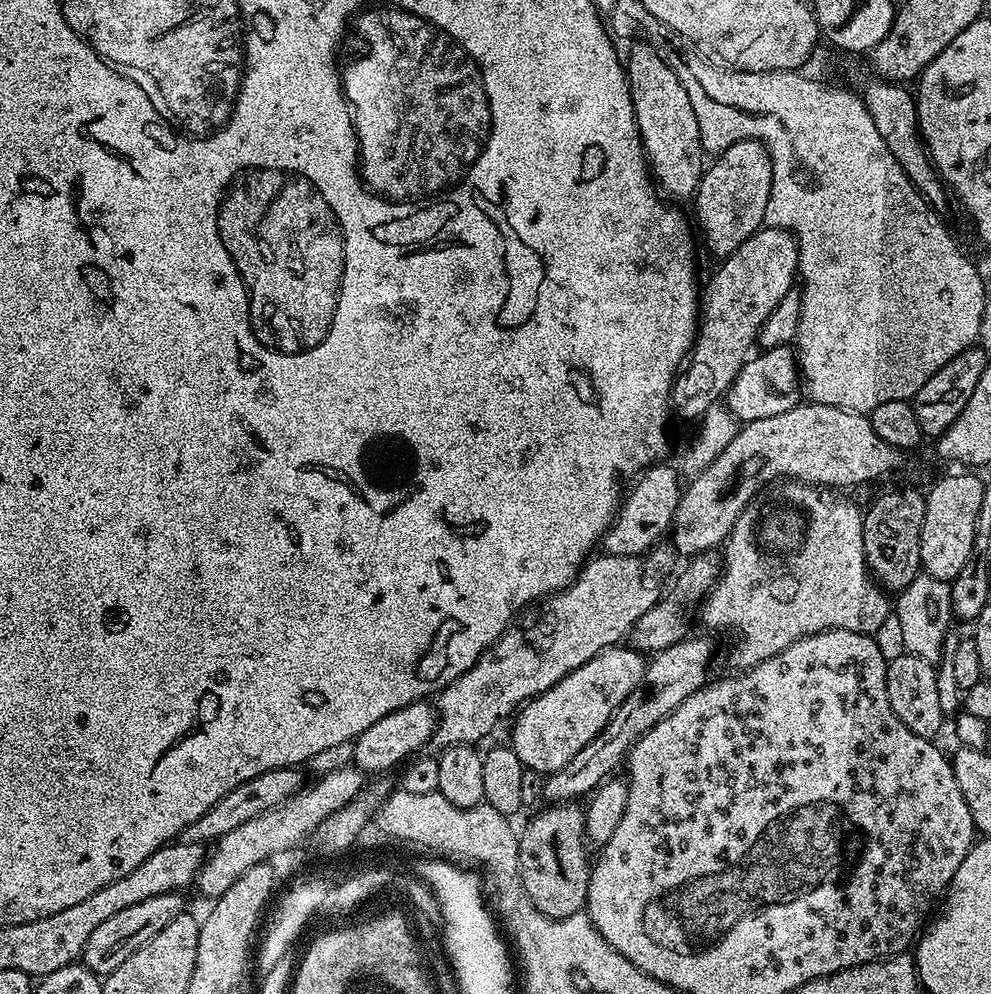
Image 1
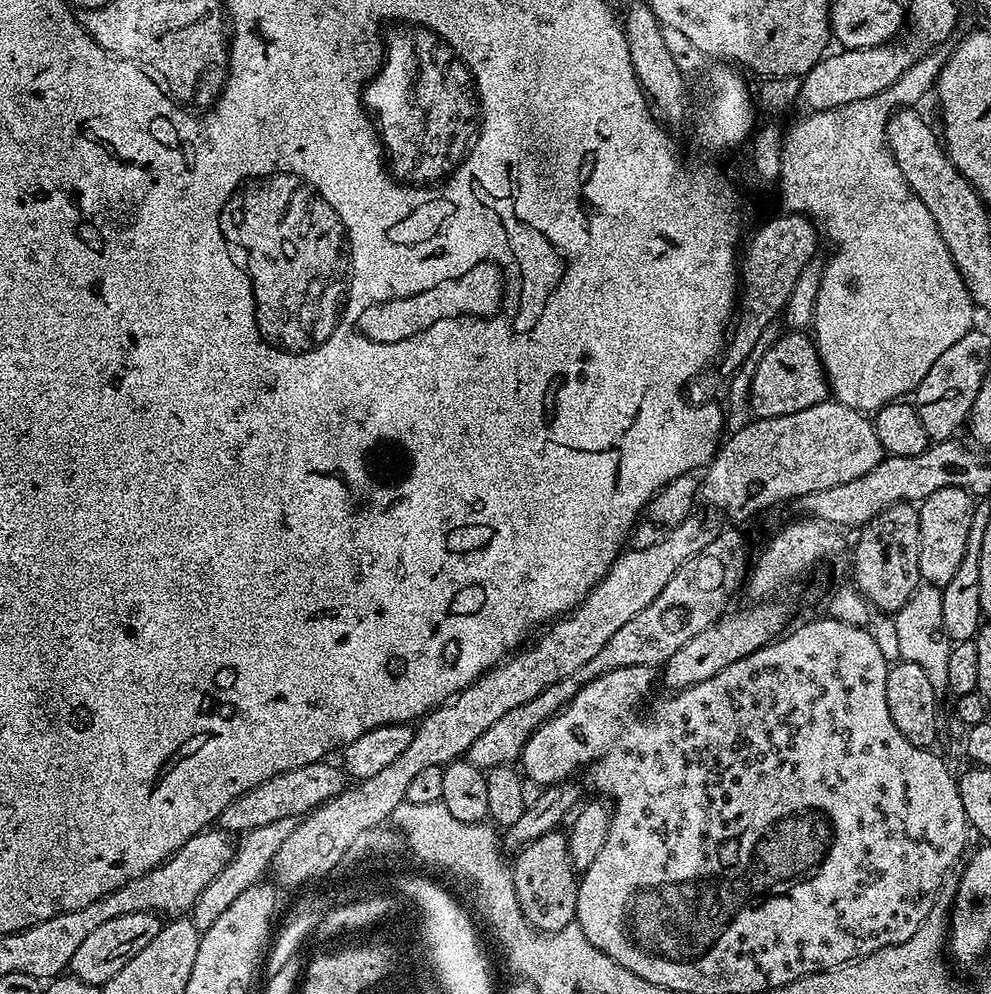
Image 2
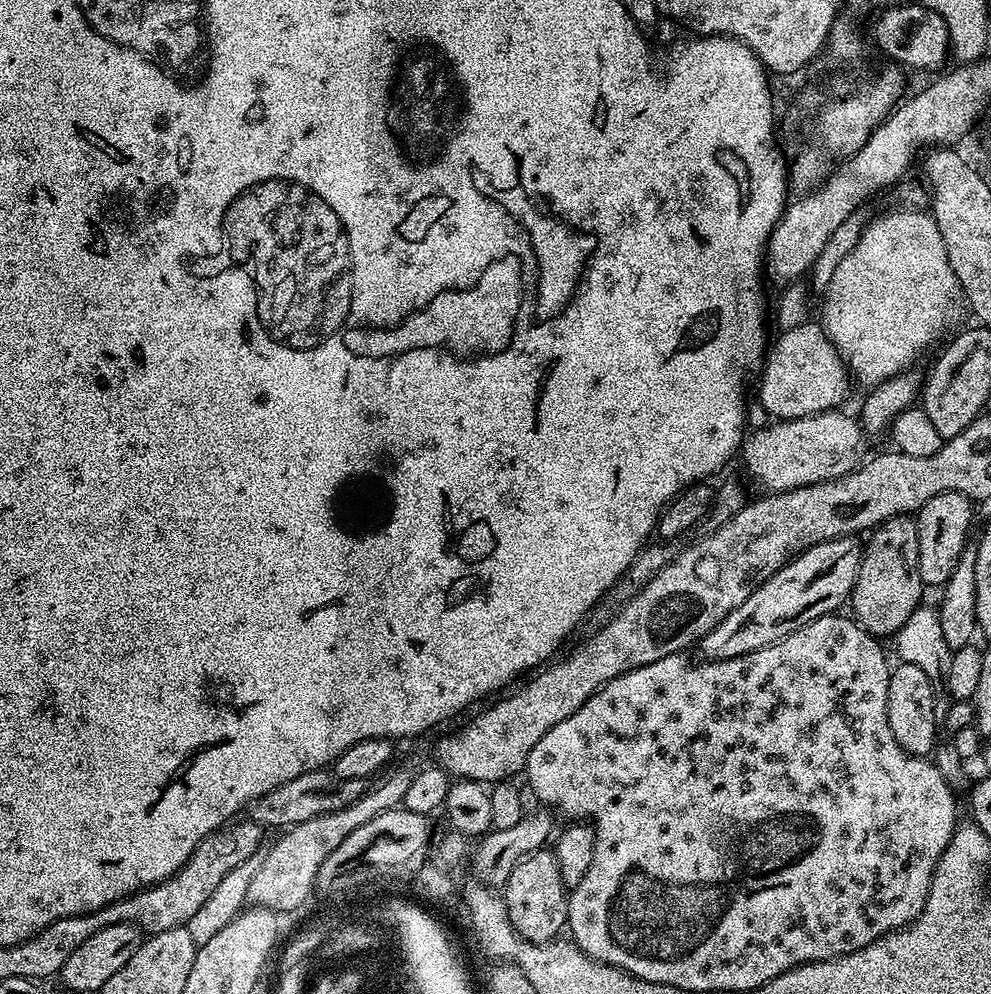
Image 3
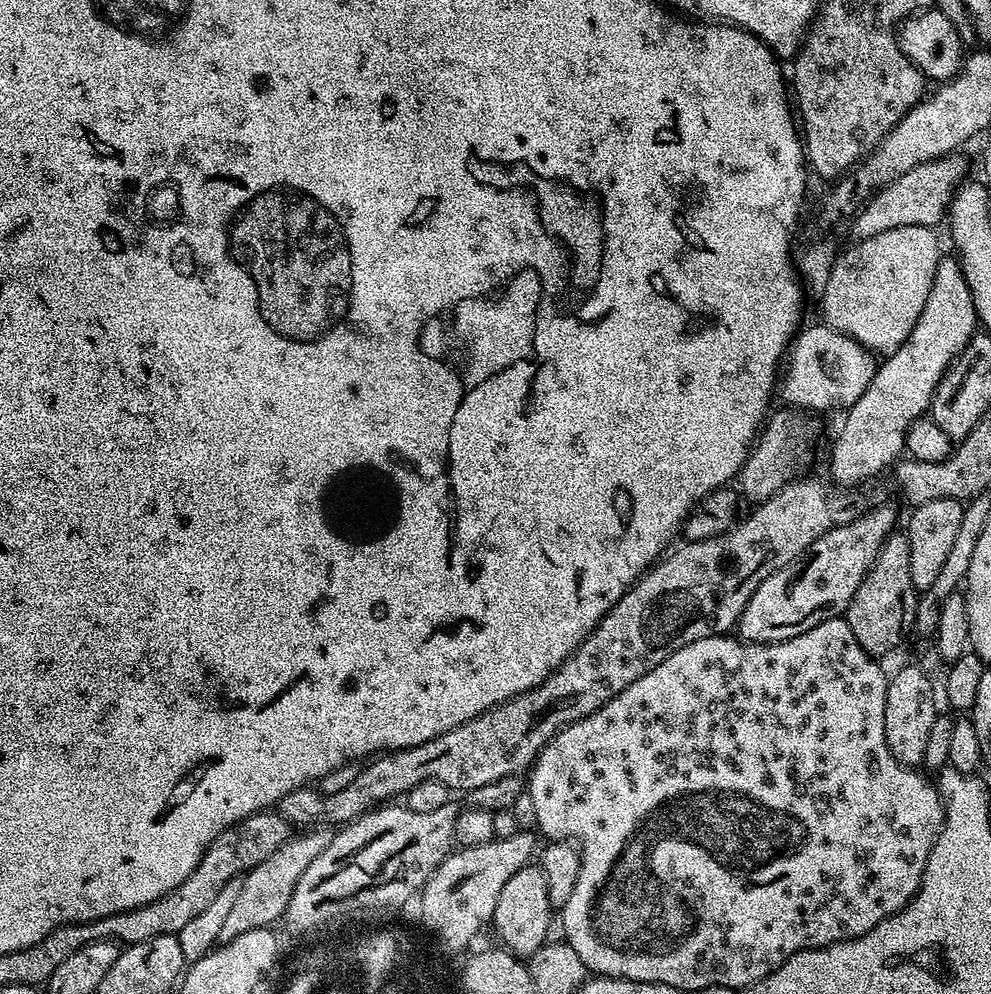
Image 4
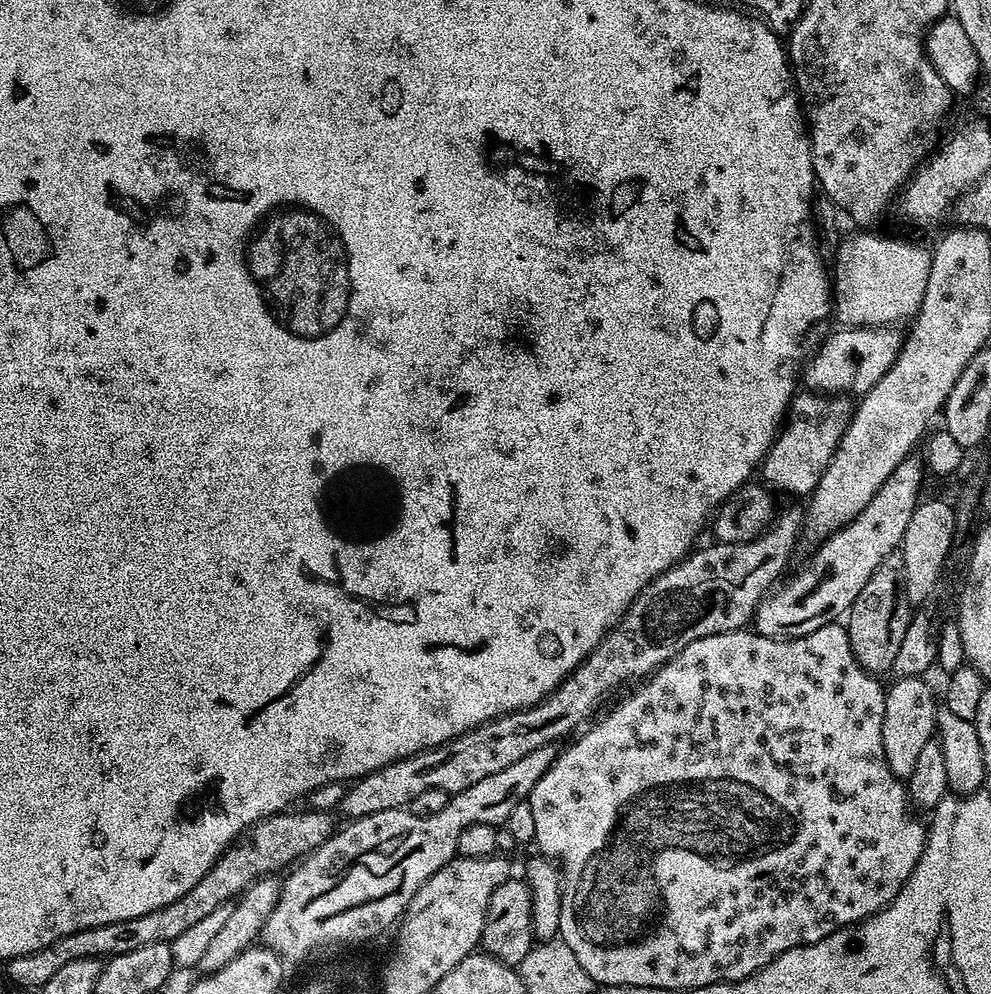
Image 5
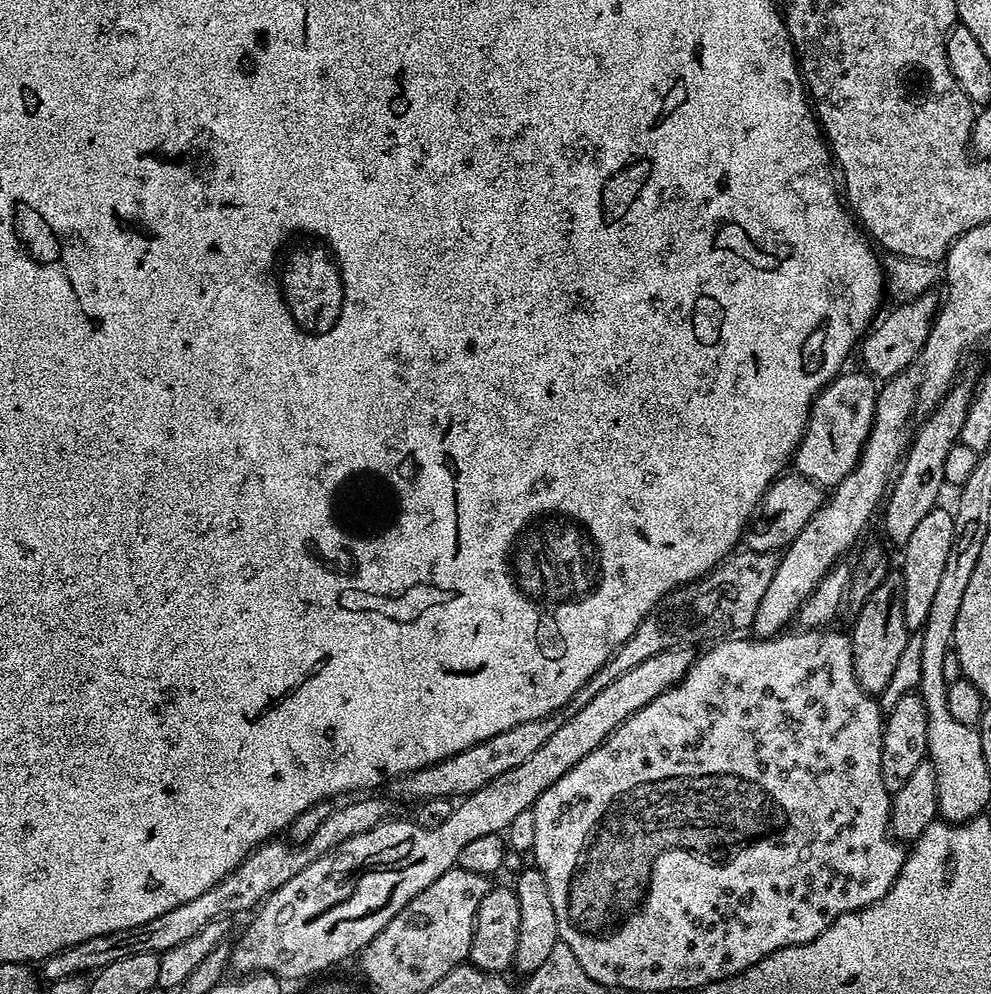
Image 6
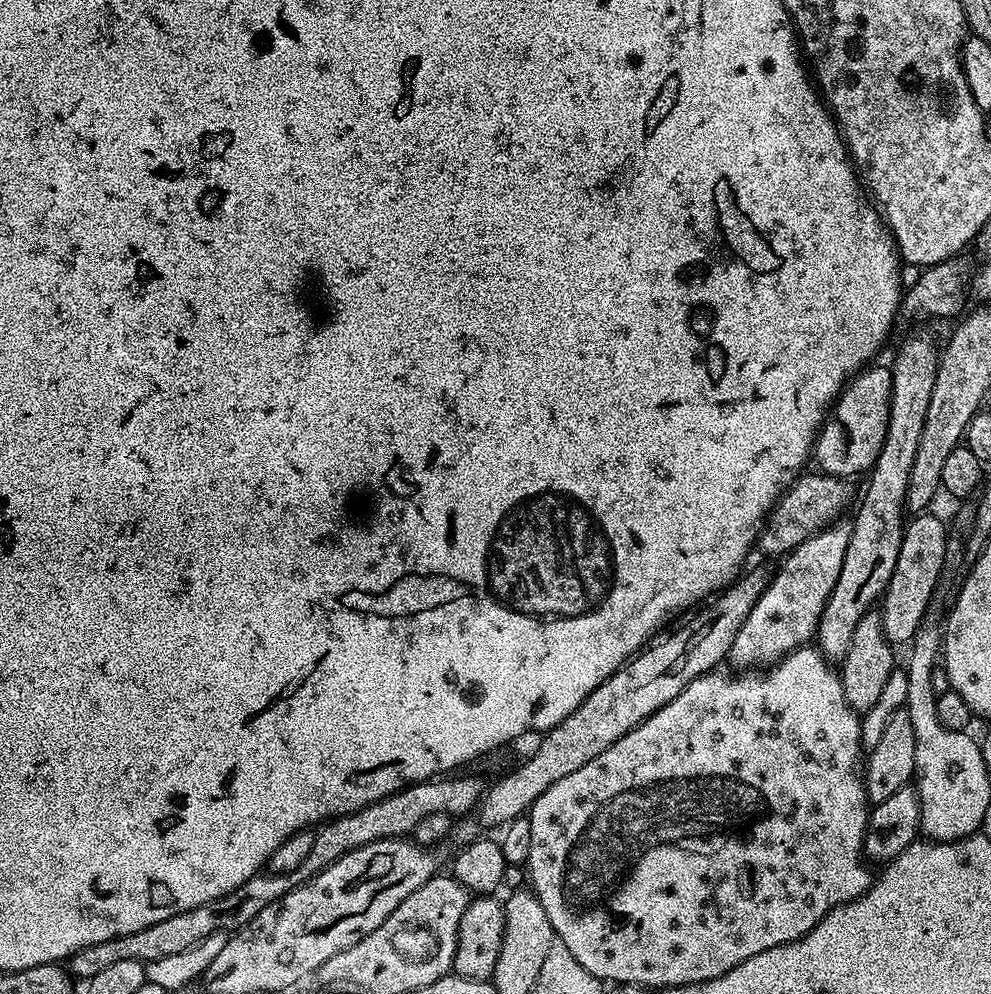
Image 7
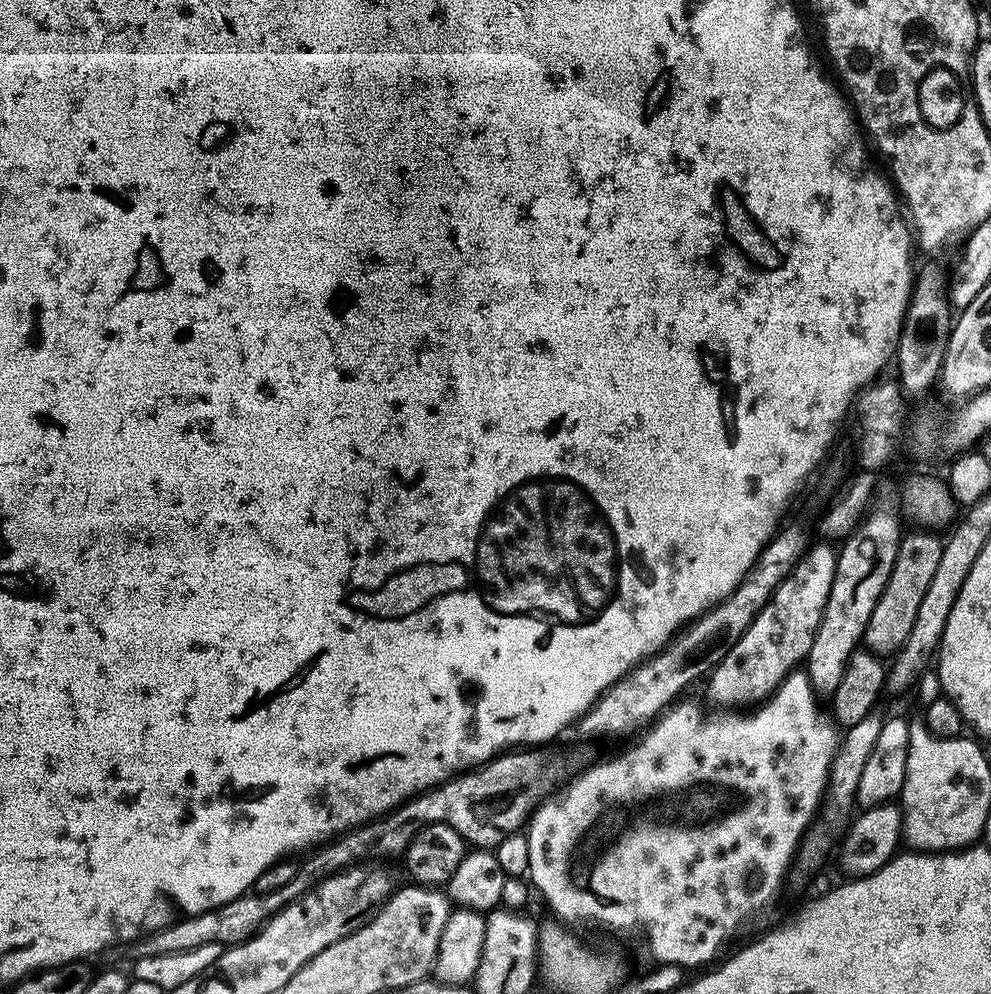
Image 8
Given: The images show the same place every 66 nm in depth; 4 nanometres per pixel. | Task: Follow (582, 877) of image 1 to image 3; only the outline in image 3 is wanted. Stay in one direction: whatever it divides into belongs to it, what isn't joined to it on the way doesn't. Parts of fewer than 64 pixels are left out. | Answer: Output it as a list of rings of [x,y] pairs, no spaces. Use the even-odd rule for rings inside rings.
[[[541,850],[518,862],[518,866],[514,866],[510,878],[502,886],[502,895],[512,928],[520,939],[532,944],[546,944],[565,931],[570,892],[562,882],[555,851]]]

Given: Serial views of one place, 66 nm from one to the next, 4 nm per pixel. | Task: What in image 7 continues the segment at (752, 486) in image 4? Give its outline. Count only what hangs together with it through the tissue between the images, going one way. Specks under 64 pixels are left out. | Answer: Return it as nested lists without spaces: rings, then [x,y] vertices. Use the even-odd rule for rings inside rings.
[[[867,367],[851,377],[833,401],[813,444],[813,459],[823,473],[839,479],[865,475],[871,471],[885,442],[892,397],[892,372],[889,367]]]

